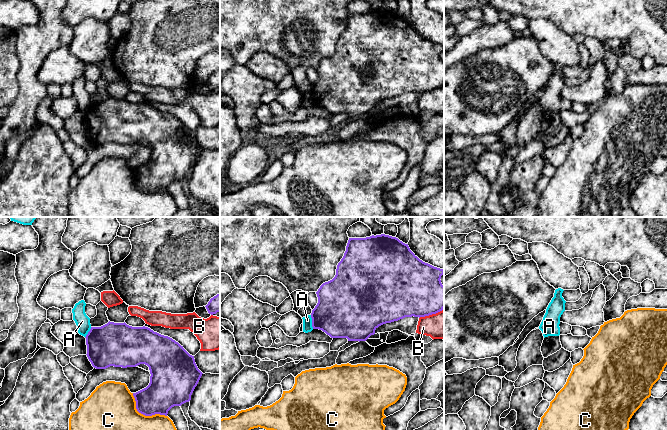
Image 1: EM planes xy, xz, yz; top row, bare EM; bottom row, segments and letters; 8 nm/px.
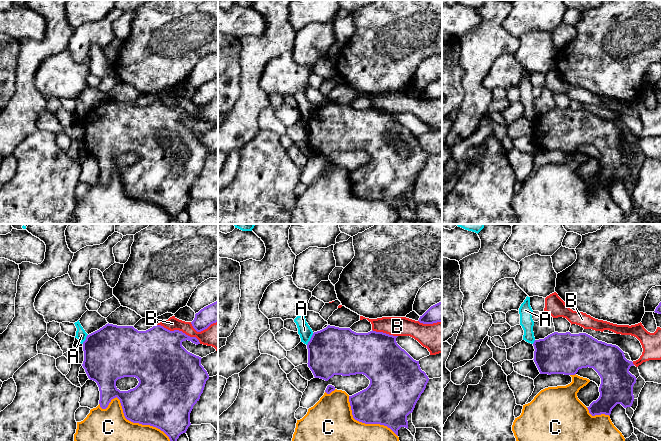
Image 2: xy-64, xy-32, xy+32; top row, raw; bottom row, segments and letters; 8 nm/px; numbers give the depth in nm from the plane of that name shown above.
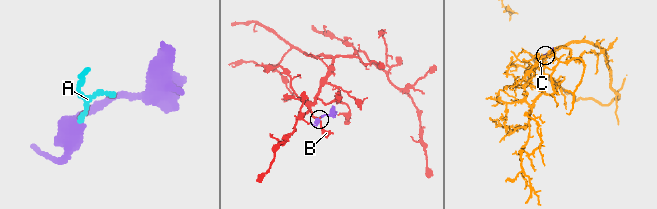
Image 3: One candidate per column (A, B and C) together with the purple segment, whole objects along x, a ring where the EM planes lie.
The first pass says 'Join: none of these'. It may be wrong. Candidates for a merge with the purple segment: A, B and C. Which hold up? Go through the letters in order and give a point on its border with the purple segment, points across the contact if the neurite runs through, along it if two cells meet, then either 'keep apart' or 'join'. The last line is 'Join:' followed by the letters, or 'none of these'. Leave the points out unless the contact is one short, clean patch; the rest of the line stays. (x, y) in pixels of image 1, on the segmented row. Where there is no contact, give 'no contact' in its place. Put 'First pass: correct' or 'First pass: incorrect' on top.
First pass: correct
A: xz (312, 322) | along xz (310, 315), (313, 328) | keep apart
B: xz (430, 314) | keep apart
C: xy (143, 414) | keep apart
Join: none of these

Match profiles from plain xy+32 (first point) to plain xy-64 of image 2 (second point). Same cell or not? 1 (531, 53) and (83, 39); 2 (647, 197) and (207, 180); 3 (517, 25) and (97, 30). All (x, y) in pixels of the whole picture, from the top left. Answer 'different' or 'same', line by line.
1: same
2: same
3: different

